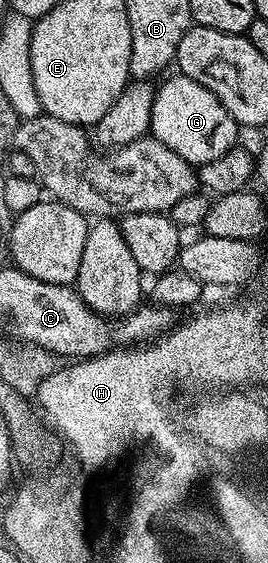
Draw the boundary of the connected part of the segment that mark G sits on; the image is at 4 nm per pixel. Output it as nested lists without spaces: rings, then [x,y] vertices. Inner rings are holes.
[[[180,73],[173,76],[157,87],[155,105],[151,109],[151,125],[149,126],[152,138],[163,141],[179,157],[183,157],[188,163],[200,165],[207,161],[215,161],[215,157],[223,157],[238,142],[237,131],[239,125],[223,109],[221,102],[199,81],[191,81],[191,77]]]

